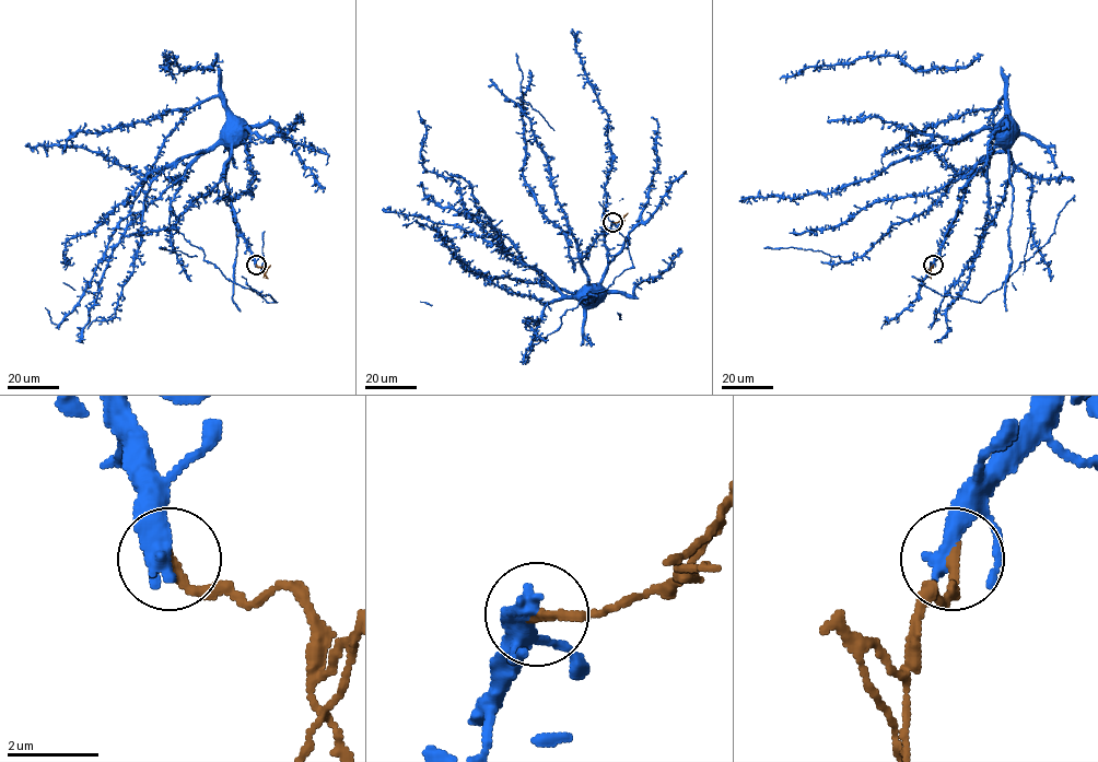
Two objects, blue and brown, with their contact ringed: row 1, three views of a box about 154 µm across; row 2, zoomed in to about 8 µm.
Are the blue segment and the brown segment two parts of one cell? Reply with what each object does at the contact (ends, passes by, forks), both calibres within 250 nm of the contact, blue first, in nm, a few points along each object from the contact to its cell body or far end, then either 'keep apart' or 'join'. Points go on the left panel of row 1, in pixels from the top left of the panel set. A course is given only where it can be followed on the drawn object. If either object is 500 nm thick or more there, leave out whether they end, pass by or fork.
500 nm thick on the blue side, 200 nm on the other; blue runs (256, 265), (236, 222), (226, 184), (224, 164), (237, 130); brown runs (256, 265), (265, 271), (270, 265); keep apart

